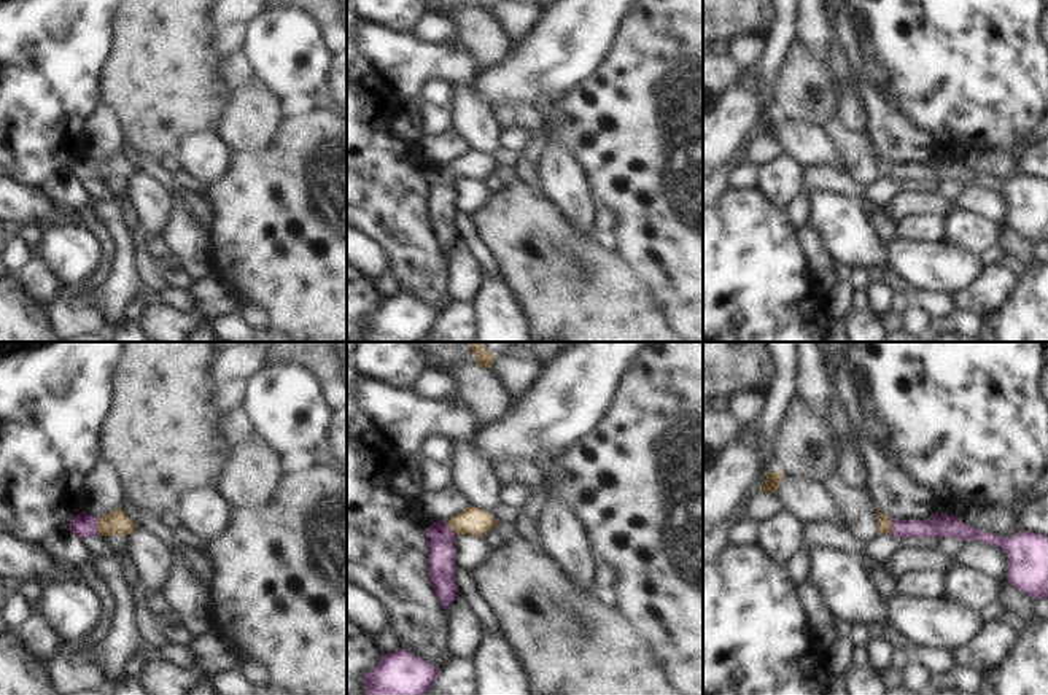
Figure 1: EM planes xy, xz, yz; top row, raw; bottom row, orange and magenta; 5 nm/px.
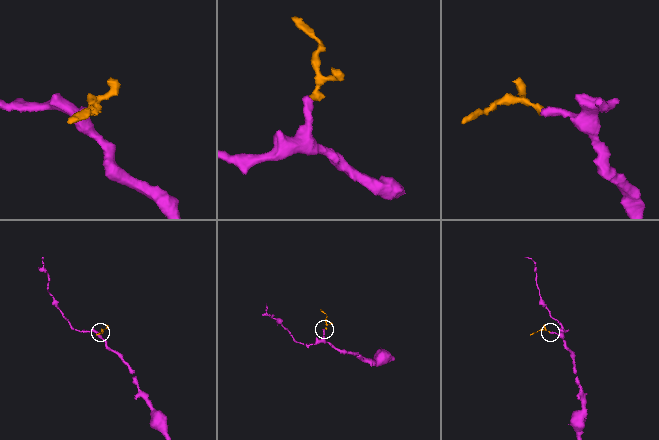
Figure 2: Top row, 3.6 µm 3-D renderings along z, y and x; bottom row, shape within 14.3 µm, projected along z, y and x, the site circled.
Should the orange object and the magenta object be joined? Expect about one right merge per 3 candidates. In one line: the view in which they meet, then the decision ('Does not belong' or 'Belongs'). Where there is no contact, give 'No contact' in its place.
Touches orange in xy. Belongs

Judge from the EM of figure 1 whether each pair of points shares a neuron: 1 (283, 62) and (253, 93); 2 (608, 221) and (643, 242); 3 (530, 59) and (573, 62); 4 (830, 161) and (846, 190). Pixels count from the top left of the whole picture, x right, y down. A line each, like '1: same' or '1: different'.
1: different
2: different
3: same
4: different

